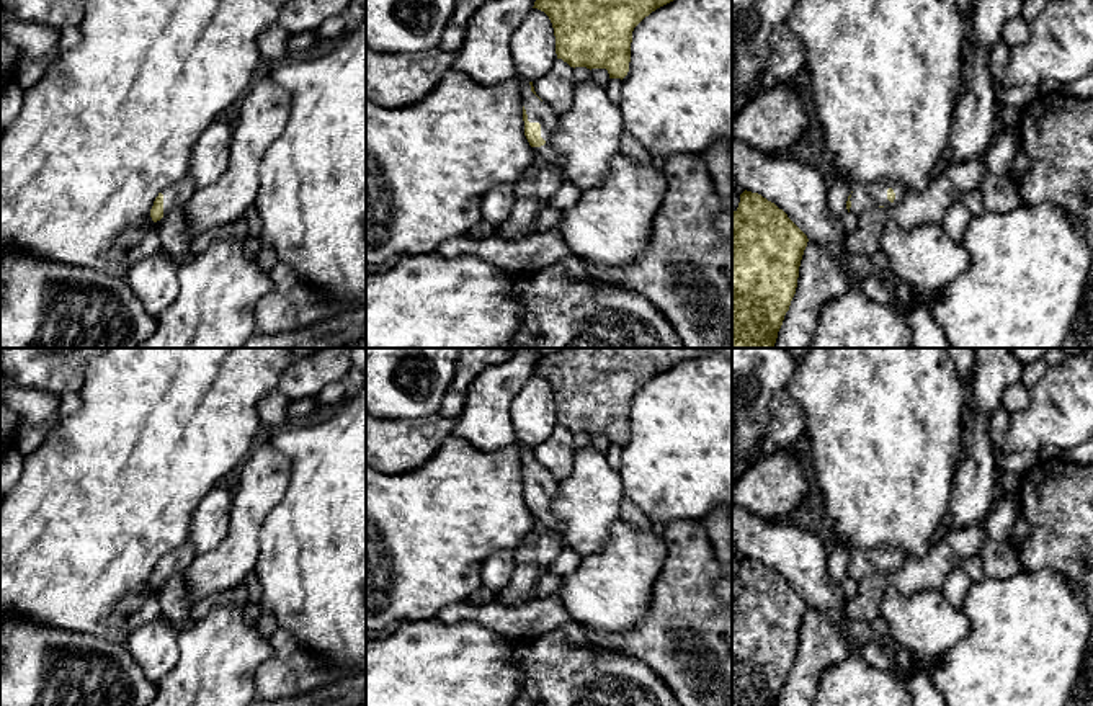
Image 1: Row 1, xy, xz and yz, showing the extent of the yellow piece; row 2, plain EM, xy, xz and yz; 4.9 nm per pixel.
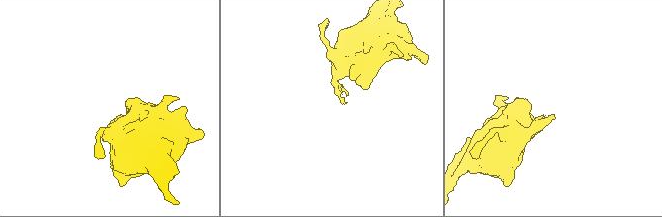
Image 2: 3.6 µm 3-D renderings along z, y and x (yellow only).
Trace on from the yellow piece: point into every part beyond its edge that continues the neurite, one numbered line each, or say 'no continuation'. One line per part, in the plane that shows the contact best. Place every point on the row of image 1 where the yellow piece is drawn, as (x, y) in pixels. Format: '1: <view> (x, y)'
1: xz (538, 111)

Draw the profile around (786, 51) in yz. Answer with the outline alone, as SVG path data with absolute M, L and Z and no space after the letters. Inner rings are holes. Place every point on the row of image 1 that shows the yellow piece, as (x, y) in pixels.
M786 21L779 23L770 39L770 60L761 77L761 90L791 80L804 67L805 51L802 41Z

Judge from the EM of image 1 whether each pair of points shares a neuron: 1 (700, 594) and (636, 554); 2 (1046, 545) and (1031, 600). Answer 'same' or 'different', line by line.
1: different
2: different

